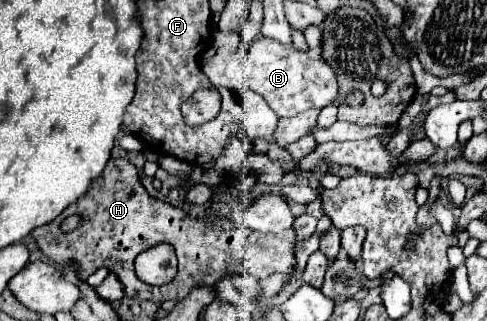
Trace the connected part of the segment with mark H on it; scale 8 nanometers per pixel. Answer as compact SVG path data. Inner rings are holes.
M110 158L102 176L94 182L90 192L82 200L68 206L48 226L34 228L30 234L36 240L38 248L44 252L44 256L48 256L50 260L58 264L76 260L80 266L78 276L82 280L86 280L96 268L102 266L118 276L118 280L124 284L124 292L128 298L152 300L156 304L162 304L166 300L178 302L186 298L192 288L212 286L226 274L248 273L254 278L268 278L280 272L286 278L292 278L296 270L294 228L286 228L280 234L266 234L266 240L262 240L260 244L246 244L246 252L234 252L234 246L238 248L242 236L238 236L238 228L232 220L214 215L205 220L190 218L182 212L182 208L148 196L146 188L140 182L136 166L128 158ZM74 214L80 216L80 226L72 232L62 232L62 222ZM158 242L168 242L176 248L178 274L170 284L150 286L136 276L134 258L142 250Z

